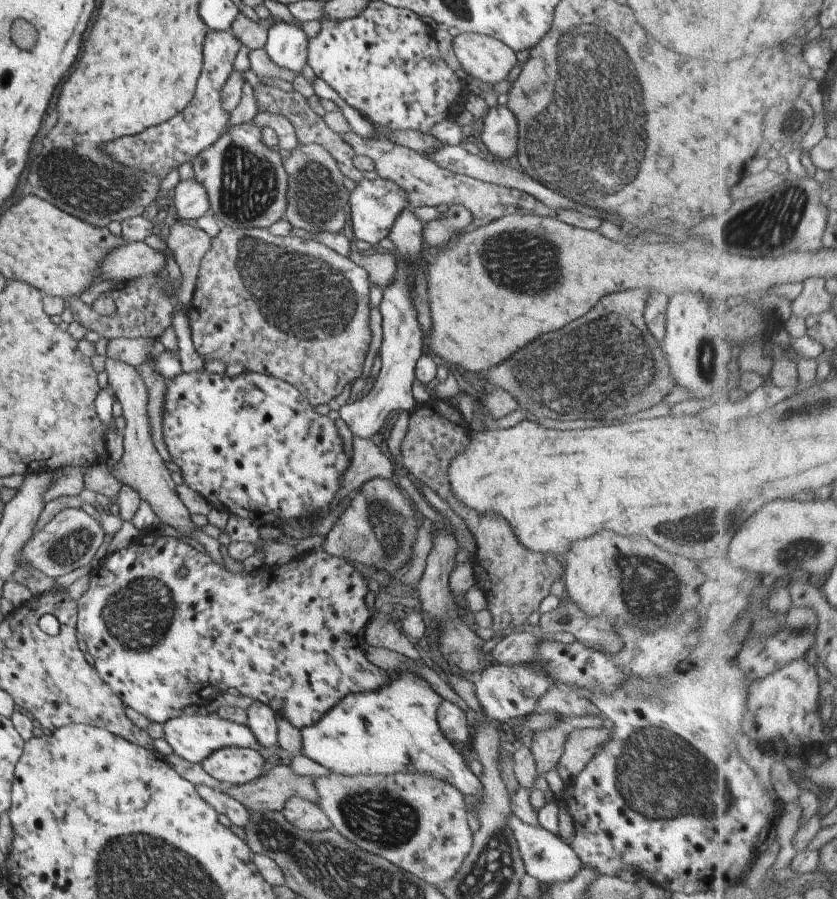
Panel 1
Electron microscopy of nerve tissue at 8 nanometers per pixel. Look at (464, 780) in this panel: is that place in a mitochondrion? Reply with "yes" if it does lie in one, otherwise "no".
no

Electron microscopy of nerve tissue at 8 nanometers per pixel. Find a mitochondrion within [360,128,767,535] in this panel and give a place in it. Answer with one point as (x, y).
(581, 372)

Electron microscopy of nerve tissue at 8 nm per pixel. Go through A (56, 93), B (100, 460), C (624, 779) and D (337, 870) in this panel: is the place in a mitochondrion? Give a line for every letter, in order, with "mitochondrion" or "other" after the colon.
A: other
B: other
C: mitochondrion
D: mitochondrion

